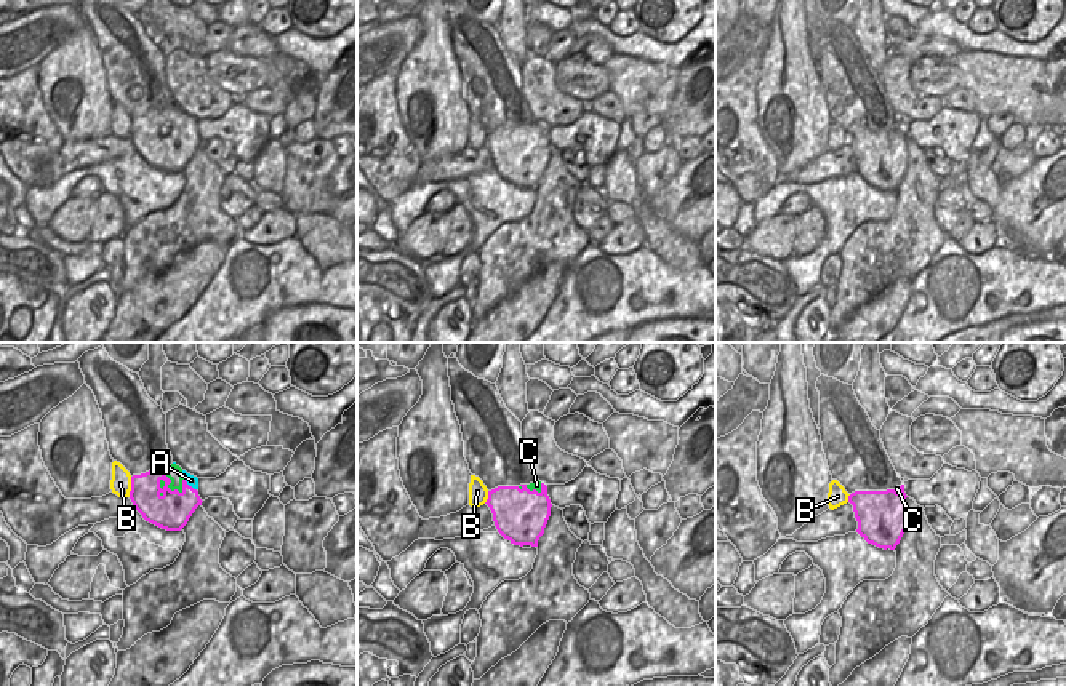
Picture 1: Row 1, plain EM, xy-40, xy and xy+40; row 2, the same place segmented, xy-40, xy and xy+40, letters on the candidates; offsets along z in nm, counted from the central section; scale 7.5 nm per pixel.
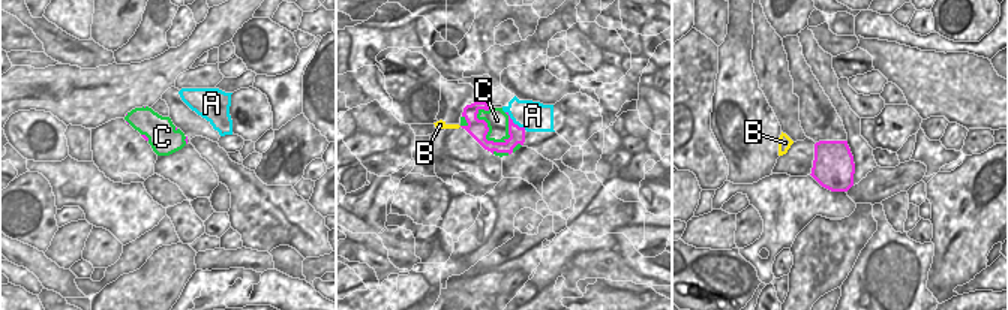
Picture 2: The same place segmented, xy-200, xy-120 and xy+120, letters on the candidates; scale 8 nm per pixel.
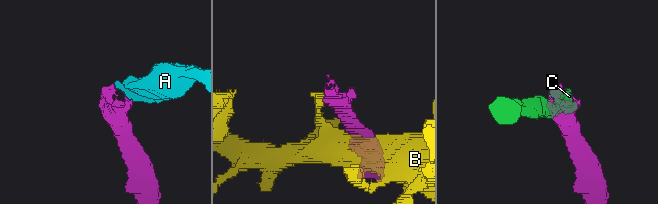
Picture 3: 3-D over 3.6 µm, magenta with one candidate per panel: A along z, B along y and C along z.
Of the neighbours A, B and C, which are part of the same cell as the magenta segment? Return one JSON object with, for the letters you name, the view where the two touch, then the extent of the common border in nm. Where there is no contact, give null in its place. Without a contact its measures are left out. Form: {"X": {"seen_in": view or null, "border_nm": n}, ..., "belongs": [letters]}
{"belongs": []}

